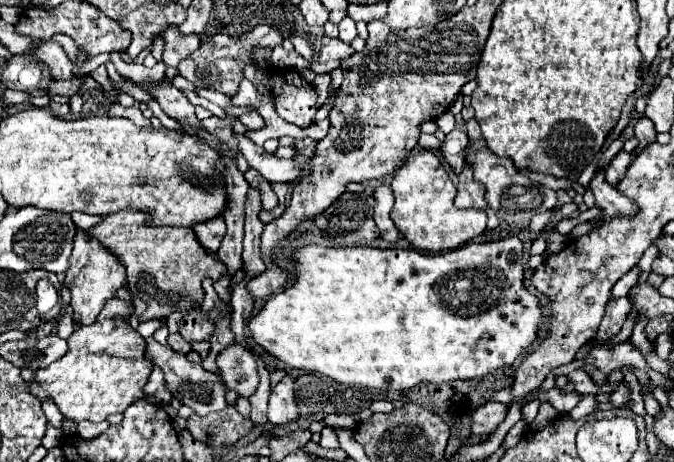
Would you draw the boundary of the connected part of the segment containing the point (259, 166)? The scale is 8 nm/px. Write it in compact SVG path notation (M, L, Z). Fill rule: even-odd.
M233 134L237 138L239 150L245 156L245 160L249 162L251 168L255 168L265 180L269 182L289 182L289 180L297 180L303 172L303 166L297 164L295 160L279 160L273 154L265 152L261 146L253 144L251 138L247 138L245 134Z

